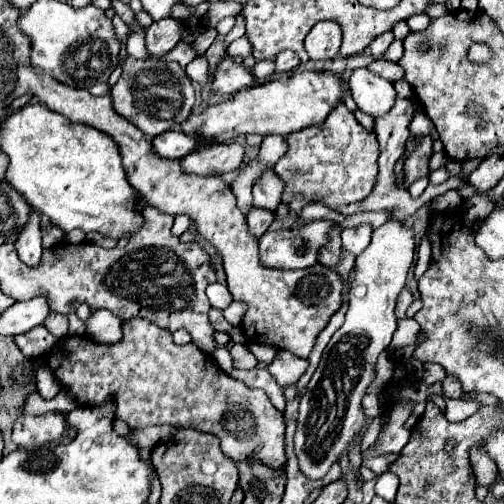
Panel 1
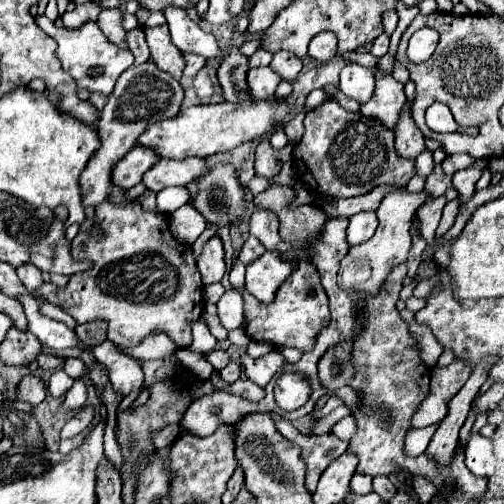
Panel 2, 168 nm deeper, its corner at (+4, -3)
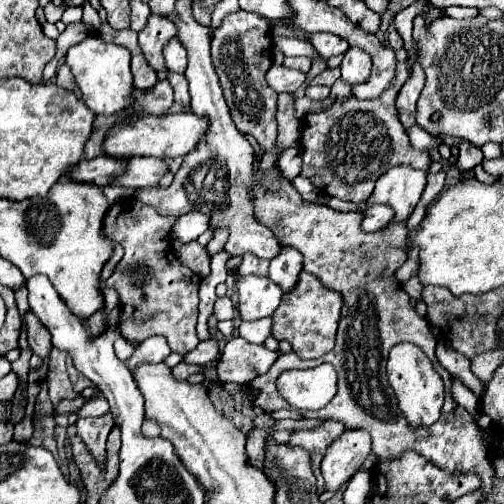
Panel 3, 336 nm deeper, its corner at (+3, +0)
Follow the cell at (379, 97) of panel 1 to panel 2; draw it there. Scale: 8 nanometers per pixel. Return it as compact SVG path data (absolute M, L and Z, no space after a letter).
M347 64L341 70L341 82L339 82L339 90L343 94L347 94L349 98L361 102L367 102L373 96L375 90L375 76L373 70L359 66L359 64Z

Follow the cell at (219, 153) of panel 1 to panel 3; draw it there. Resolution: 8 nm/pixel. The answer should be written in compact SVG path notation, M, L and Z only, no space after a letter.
M132 157L128 161L128 169L124 175L120 175L118 183L124 187L132 189L142 189L142 187L156 187L164 173L168 173L170 167L164 159L156 157Z

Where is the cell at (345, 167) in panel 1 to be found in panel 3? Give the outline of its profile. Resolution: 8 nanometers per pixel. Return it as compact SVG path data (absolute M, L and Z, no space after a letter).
M406 49L396 51L396 59L396 85L388 89L388 93L382 93L376 101L358 101L356 97L350 97L344 103L334 103L328 111L310 113L304 117L300 137L300 153L304 159L302 175L330 197L360 203L368 199L376 179L388 169L396 165L408 165L426 171L430 165L430 155L426 151L414 151L410 145L406 129L400 125L396 113L394 99L398 89L410 77L406 67Z

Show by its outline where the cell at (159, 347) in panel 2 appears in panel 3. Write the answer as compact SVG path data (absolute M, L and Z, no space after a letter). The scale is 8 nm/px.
M122 337L114 342L114 350L121 361L128 359L134 352L133 346Z

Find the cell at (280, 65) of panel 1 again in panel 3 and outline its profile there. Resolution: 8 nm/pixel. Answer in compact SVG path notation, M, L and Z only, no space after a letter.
M286 57L284 59L284 67L288 67L288 69L298 69L298 71L304 71L304 73L308 73L308 69L310 69L310 59L308 57Z

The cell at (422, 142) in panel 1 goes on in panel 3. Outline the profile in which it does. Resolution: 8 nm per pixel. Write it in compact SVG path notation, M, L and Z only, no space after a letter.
M414 57L410 77L396 97L396 109L398 109L398 117L404 129L410 129L416 125L416 103L422 89L424 89L424 71L418 65L418 57Z

